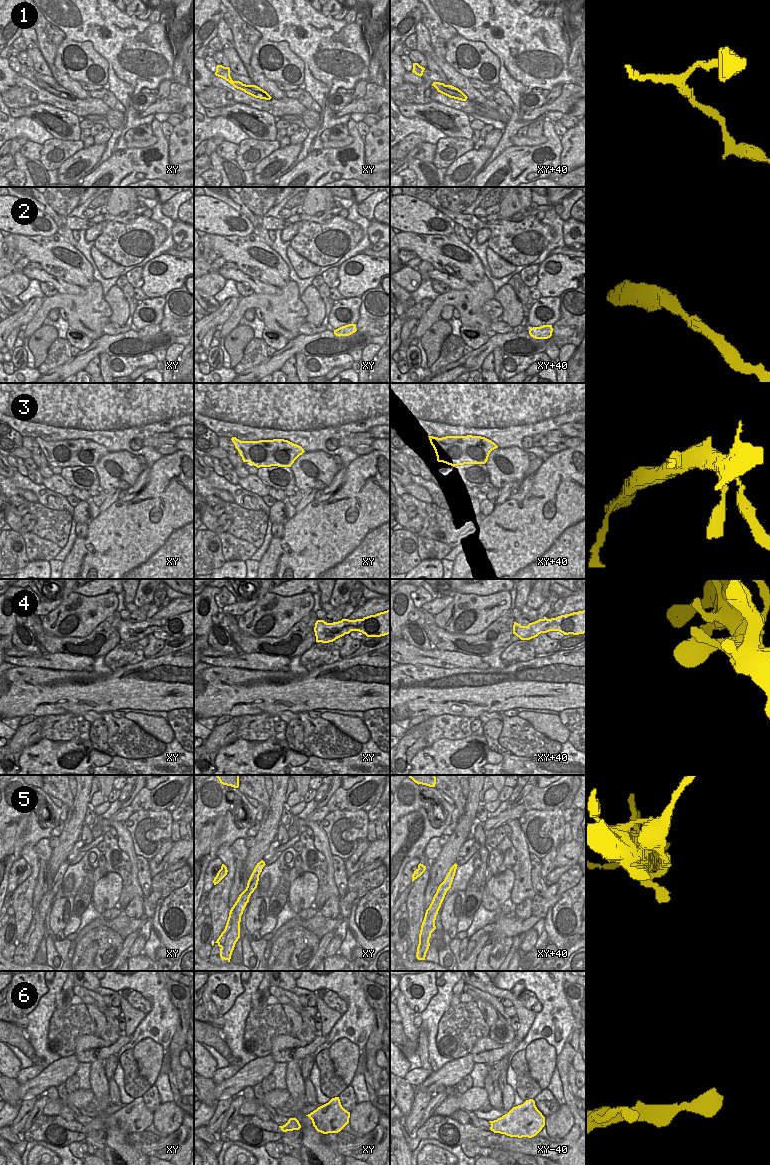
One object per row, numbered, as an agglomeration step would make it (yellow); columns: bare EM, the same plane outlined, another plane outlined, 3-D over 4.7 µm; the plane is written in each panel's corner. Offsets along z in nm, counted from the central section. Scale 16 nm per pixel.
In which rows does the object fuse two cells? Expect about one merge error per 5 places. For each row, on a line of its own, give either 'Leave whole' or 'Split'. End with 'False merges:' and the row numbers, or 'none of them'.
1: Split
2: Leave whole
3: Leave whole
4: Leave whole
5: Split
6: Leave whole
False merges: 1, 5.

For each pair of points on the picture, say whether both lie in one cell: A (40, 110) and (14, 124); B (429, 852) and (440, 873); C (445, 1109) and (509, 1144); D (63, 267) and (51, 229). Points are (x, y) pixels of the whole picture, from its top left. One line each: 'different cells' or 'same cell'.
A: different cells
B: different cells
C: different cells
D: different cells

